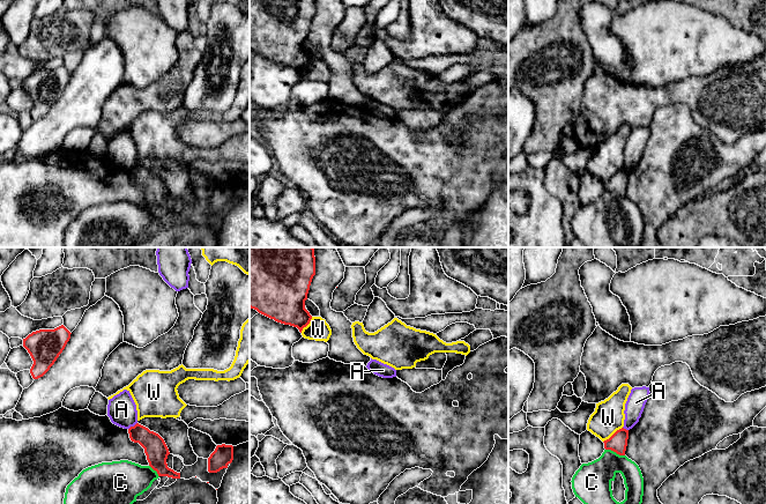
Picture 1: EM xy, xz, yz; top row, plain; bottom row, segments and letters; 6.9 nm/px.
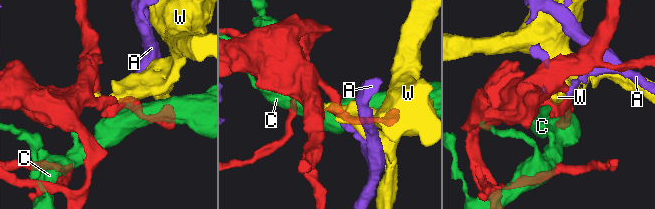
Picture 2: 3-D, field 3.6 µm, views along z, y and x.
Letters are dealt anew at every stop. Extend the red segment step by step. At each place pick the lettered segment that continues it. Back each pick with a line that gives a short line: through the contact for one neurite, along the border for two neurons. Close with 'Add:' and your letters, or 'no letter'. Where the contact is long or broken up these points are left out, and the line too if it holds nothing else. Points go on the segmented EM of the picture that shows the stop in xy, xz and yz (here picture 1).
Add: no letter

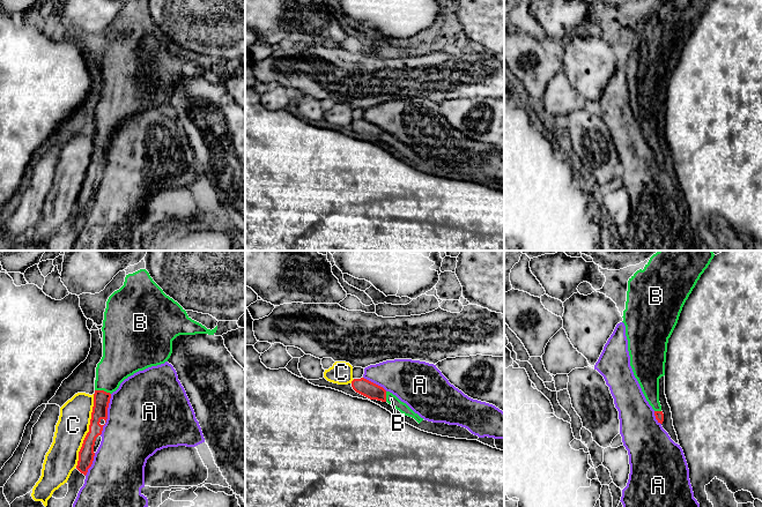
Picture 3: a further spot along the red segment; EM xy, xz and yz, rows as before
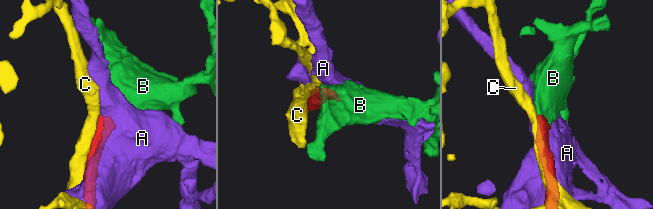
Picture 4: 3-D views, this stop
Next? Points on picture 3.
B: line xy (101, 399), (103, 390), (110, 372), (120, 359)
Add: B

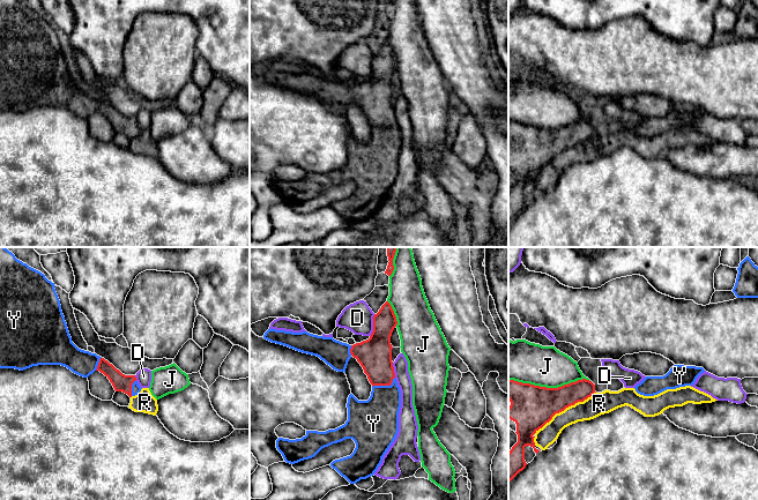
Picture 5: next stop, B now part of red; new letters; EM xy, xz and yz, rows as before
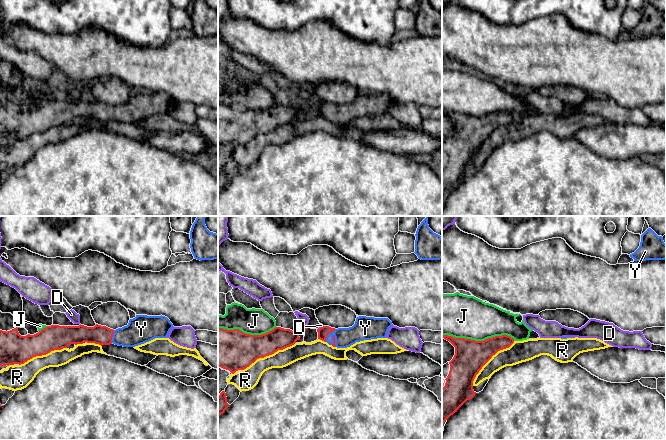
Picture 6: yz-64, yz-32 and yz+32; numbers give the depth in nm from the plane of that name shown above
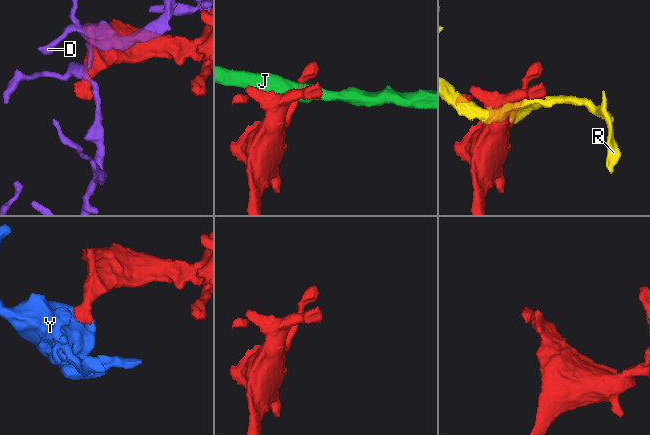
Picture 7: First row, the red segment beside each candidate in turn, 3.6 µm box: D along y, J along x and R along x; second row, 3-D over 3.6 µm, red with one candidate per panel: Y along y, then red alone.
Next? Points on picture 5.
Add: Y

